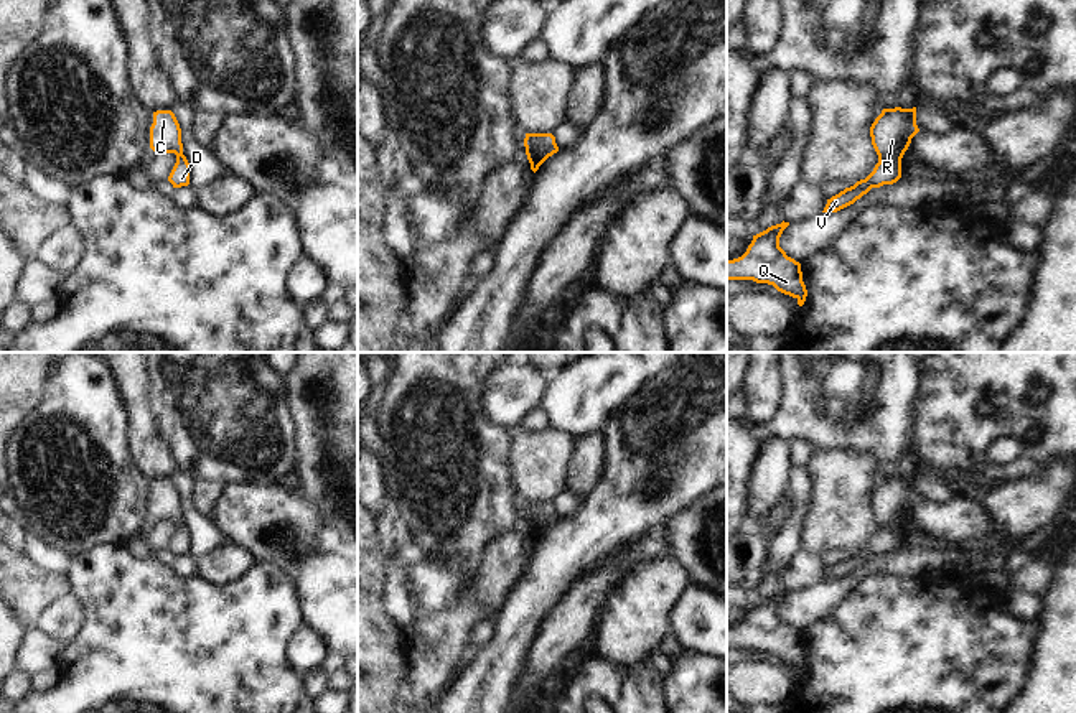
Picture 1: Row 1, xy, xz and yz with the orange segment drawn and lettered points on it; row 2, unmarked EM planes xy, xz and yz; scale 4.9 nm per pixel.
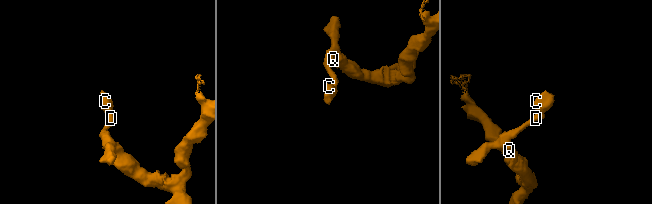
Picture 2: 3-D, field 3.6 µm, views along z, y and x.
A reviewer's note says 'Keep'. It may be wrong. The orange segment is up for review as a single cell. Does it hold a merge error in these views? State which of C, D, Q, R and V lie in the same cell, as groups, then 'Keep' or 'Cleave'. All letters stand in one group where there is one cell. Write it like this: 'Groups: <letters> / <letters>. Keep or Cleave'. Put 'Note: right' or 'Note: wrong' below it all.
Groups: C D Q R V. Keep
Note: right

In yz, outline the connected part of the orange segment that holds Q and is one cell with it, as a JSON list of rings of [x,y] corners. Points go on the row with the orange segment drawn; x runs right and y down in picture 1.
[[[781,222],[753,235],[746,252],[727,260],[727,280],[753,280],[773,285],[778,291],[798,300],[802,306],[807,296],[801,263],[779,247],[779,237],[789,222]]]

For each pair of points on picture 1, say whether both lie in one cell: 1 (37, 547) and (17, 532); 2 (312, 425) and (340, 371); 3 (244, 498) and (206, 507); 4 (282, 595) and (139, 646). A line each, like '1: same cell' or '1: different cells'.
1: different cells
2: same cell
3: different cells
4: same cell

